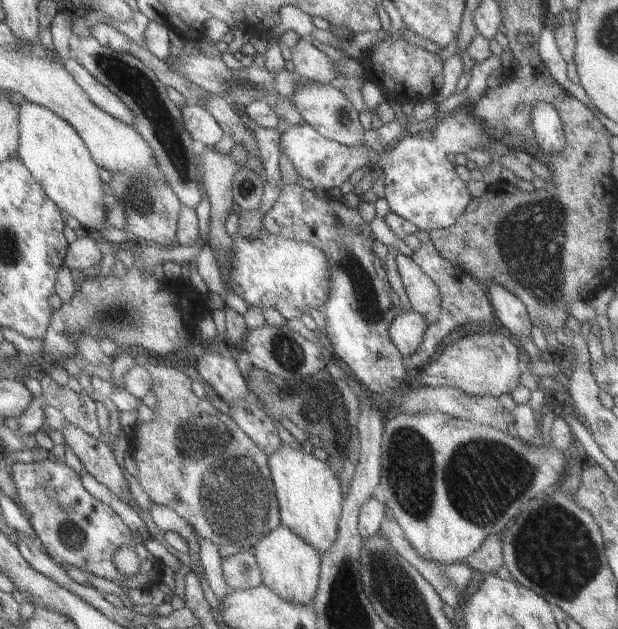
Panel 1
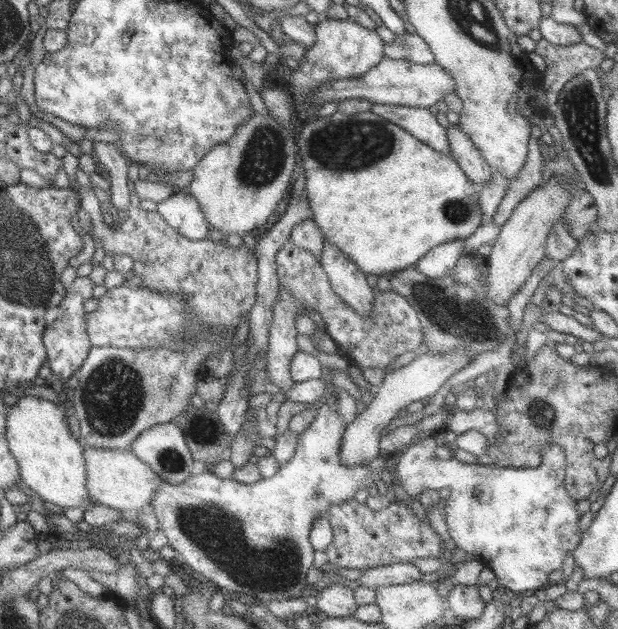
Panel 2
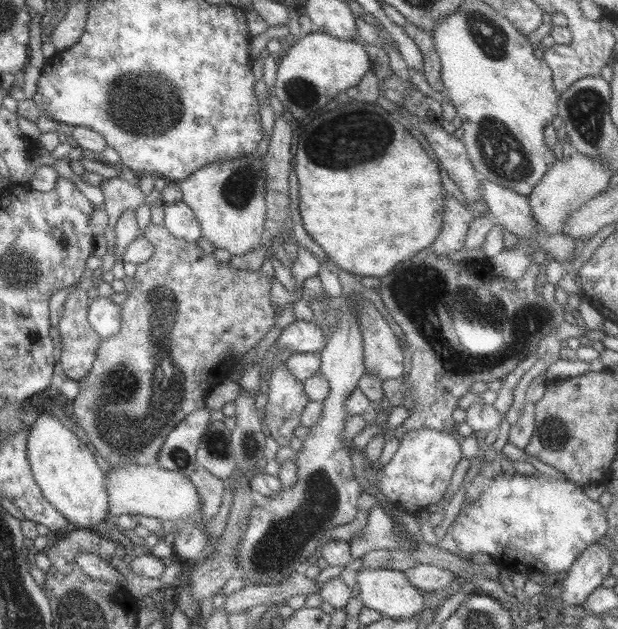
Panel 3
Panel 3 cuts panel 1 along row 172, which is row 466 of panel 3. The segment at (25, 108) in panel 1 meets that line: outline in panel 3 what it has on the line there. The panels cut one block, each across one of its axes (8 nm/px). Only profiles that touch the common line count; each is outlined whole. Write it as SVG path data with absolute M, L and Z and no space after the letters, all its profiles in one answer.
M52 414L37 415L35 422L26 429L25 460L43 498L65 517L70 528L90 530L95 524L104 522L108 516L108 498L103 486L103 472L85 440L78 438Z

